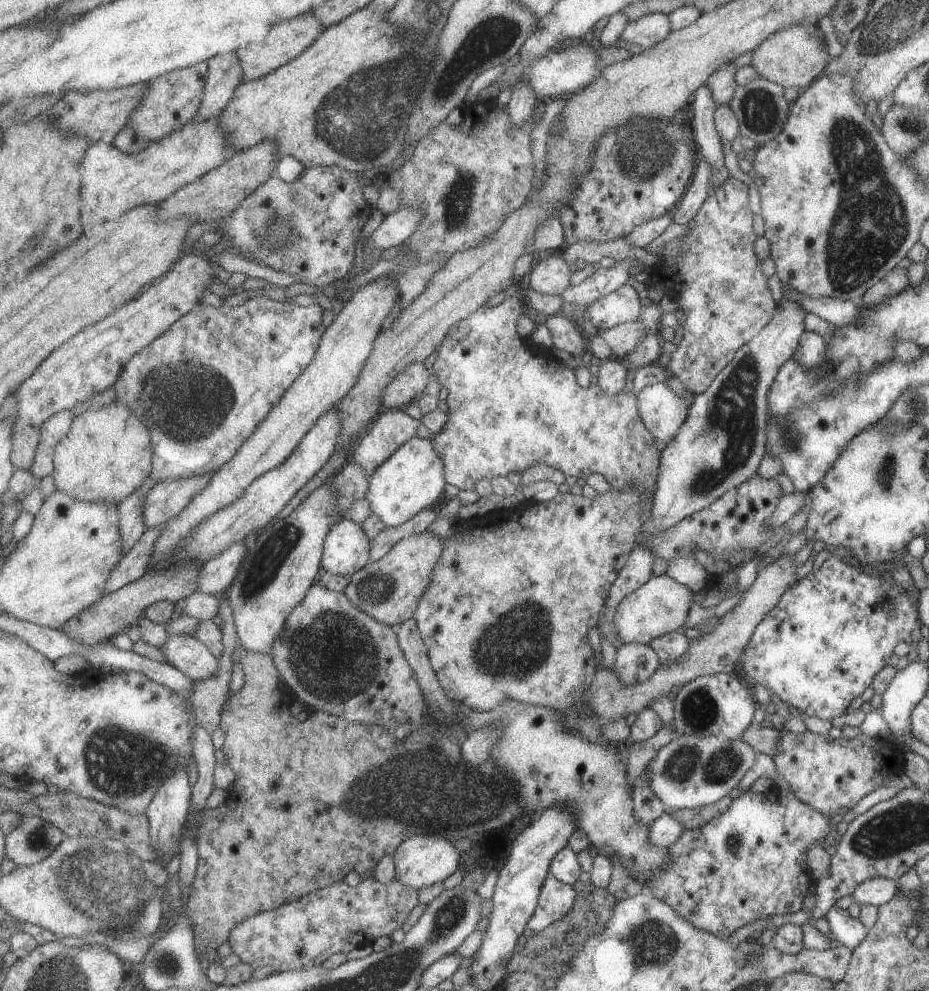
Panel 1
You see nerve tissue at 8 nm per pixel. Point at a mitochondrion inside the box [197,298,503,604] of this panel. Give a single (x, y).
(265, 565)

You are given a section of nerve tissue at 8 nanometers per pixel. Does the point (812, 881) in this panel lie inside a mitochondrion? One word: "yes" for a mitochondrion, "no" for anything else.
no

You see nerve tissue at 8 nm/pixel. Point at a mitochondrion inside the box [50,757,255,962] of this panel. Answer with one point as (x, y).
(86, 872)

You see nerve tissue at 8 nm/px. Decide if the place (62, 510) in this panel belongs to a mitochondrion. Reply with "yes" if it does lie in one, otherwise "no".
no

